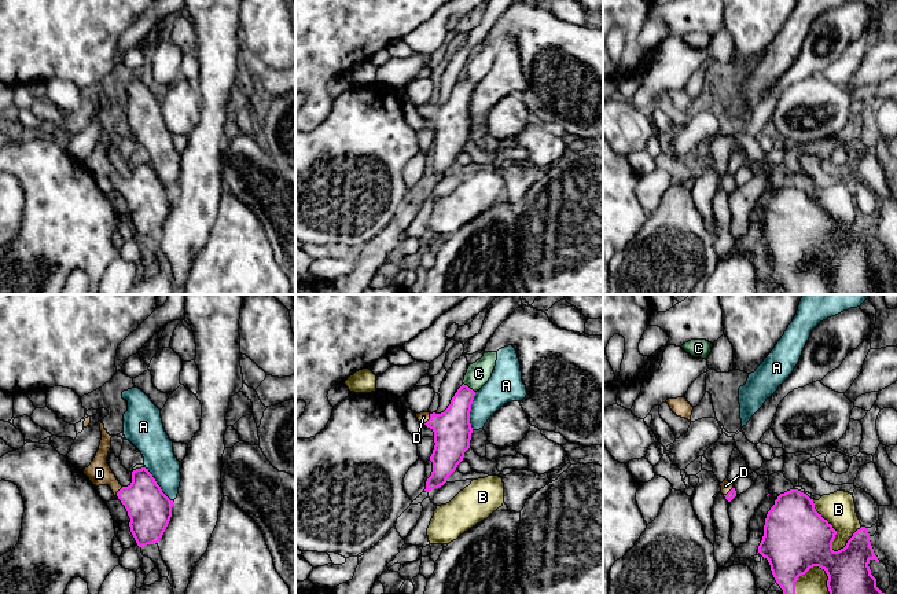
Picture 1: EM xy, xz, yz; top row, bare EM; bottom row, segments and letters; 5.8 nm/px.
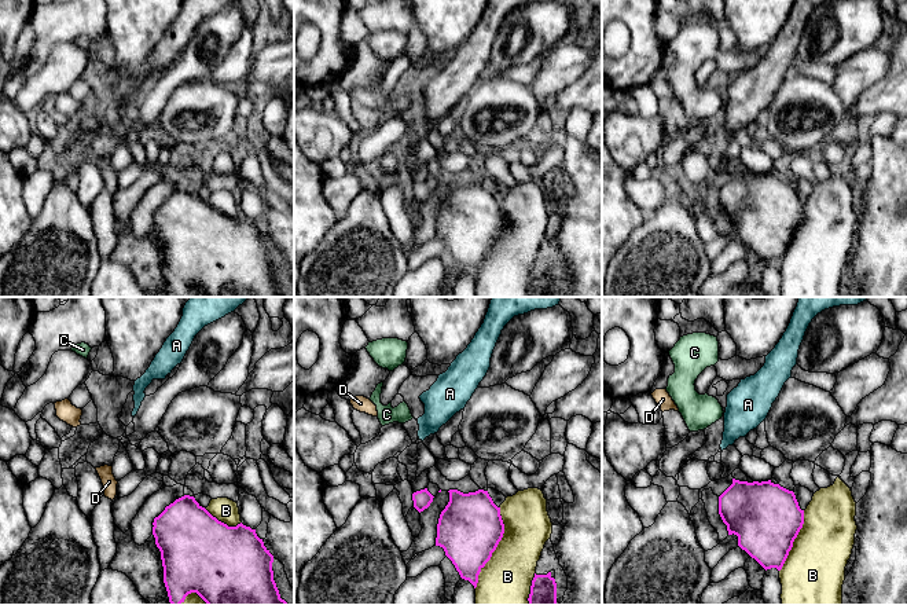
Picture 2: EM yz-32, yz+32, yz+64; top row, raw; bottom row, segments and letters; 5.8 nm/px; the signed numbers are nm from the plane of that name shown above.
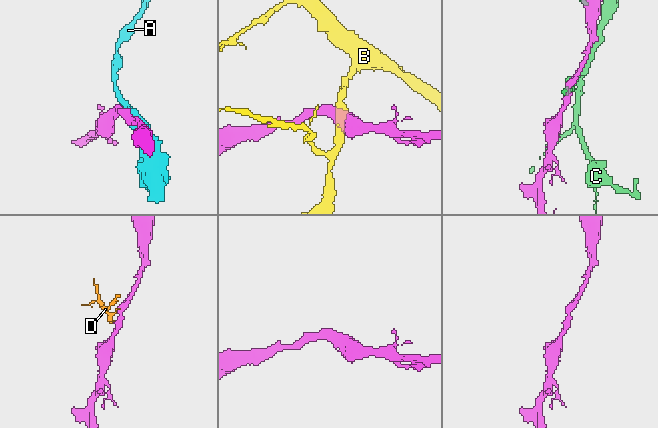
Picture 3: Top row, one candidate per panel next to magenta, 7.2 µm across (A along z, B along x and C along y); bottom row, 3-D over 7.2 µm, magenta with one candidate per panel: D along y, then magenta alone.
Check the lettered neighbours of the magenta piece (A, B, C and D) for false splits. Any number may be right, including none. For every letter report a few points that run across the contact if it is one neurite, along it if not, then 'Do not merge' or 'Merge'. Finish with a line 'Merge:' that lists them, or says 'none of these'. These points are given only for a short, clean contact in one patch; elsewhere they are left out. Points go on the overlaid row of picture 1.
A: Do not merge
B: Do not merge
C: Do not merge
D: Line: xz (452, 431), (429, 420), (423, 417). Merge
Merge: D

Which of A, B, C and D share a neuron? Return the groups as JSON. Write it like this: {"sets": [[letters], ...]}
{"sets": [["A"], ["B"], ["C"], ["D"]]}

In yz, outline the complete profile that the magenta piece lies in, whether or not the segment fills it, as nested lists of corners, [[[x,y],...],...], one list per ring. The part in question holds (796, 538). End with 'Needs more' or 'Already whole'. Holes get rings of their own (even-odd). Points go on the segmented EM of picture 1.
[[[790,490],[780,494],[768,512],[758,553],[768,560],[783,594],[795,594],[797,579],[813,566],[826,571],[830,594],[885,594],[876,587],[876,579],[868,566],[871,560],[879,561],[871,546],[868,528],[857,529],[838,551],[832,550],[835,535],[832,525],[816,512],[813,499],[798,490]]]. Already whole

